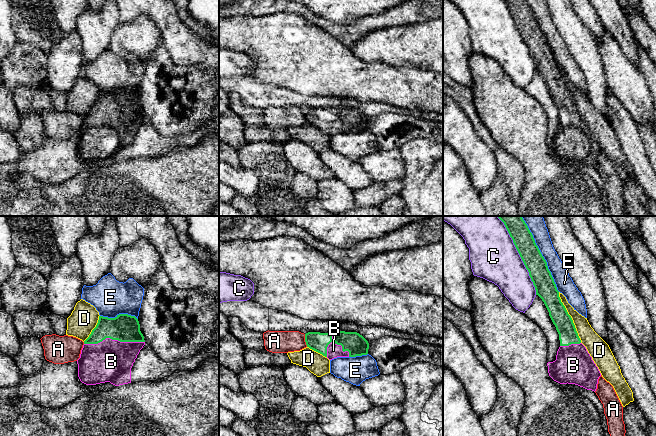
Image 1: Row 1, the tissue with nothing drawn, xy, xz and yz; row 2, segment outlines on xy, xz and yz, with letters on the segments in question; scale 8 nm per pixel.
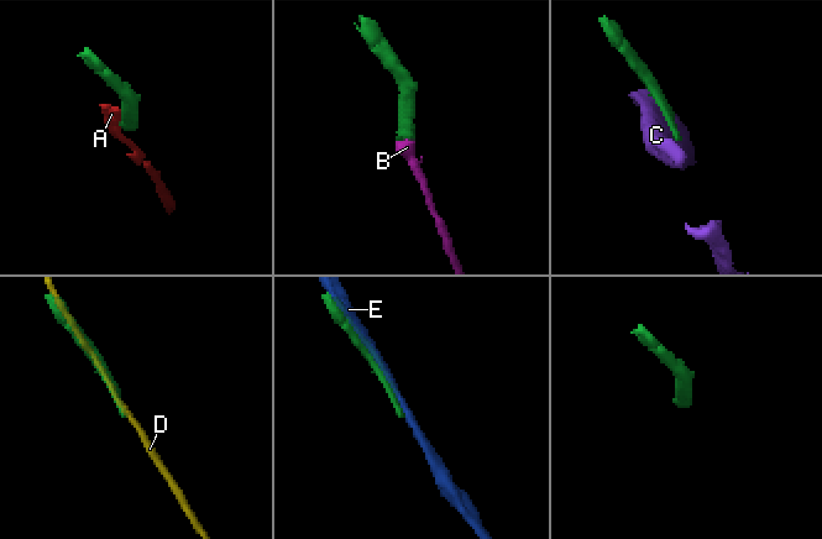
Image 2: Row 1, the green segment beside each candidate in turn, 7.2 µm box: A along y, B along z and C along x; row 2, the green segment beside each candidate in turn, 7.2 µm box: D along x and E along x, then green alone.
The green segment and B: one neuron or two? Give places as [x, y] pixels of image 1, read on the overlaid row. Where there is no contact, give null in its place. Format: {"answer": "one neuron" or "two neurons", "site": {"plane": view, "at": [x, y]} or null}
{"answer": "one neuron", "site": {"plane": "xy", "at": [114, 339]}}

